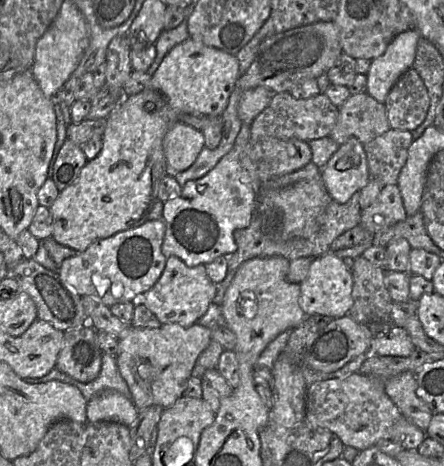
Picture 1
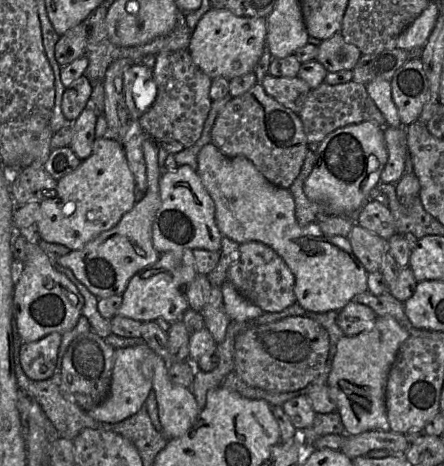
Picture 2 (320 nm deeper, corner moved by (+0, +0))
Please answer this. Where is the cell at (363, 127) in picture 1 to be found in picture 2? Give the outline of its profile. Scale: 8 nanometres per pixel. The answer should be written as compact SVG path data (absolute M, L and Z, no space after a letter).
M352 80L337 85L323 82L311 89L298 116L302 121L308 143L320 143L329 133L339 128L365 121L376 123L380 127L389 127L386 126L383 114L367 93L365 85Z

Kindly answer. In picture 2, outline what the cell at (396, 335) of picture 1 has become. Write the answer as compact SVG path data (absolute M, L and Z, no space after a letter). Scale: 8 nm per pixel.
M350 301L338 311L337 323L344 335L356 336L370 330L378 315L370 307Z

